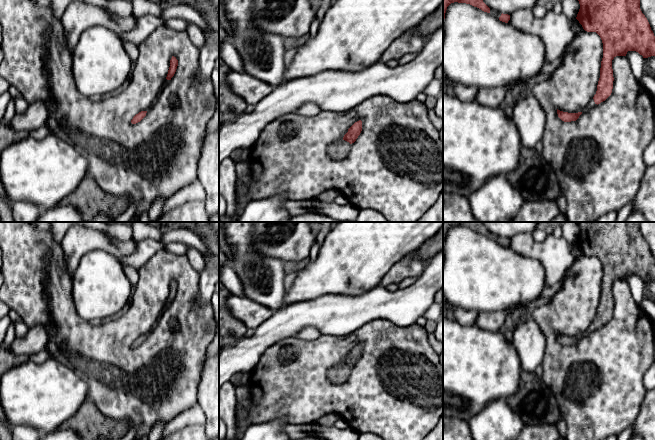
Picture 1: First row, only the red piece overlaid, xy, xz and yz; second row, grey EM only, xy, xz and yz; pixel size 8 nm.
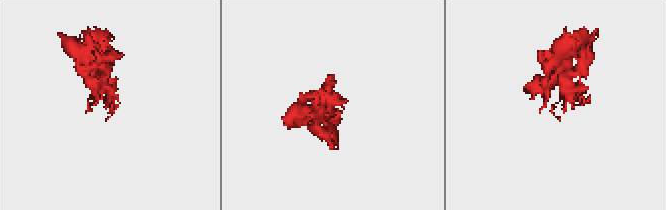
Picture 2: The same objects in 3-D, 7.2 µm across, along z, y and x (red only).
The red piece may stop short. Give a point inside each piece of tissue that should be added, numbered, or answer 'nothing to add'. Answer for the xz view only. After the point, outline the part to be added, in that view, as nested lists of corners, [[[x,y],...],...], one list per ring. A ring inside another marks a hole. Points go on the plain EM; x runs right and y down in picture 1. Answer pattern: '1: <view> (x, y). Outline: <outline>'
1: xz (337, 375). Outline: [[[345,364],[333,367],[328,371],[328,380],[332,384],[342,384],[347,381],[351,368]]]

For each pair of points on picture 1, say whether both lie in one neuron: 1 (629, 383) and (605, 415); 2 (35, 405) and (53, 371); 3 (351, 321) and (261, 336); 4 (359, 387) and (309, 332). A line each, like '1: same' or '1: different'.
1: same
2: same
3: same
4: different

